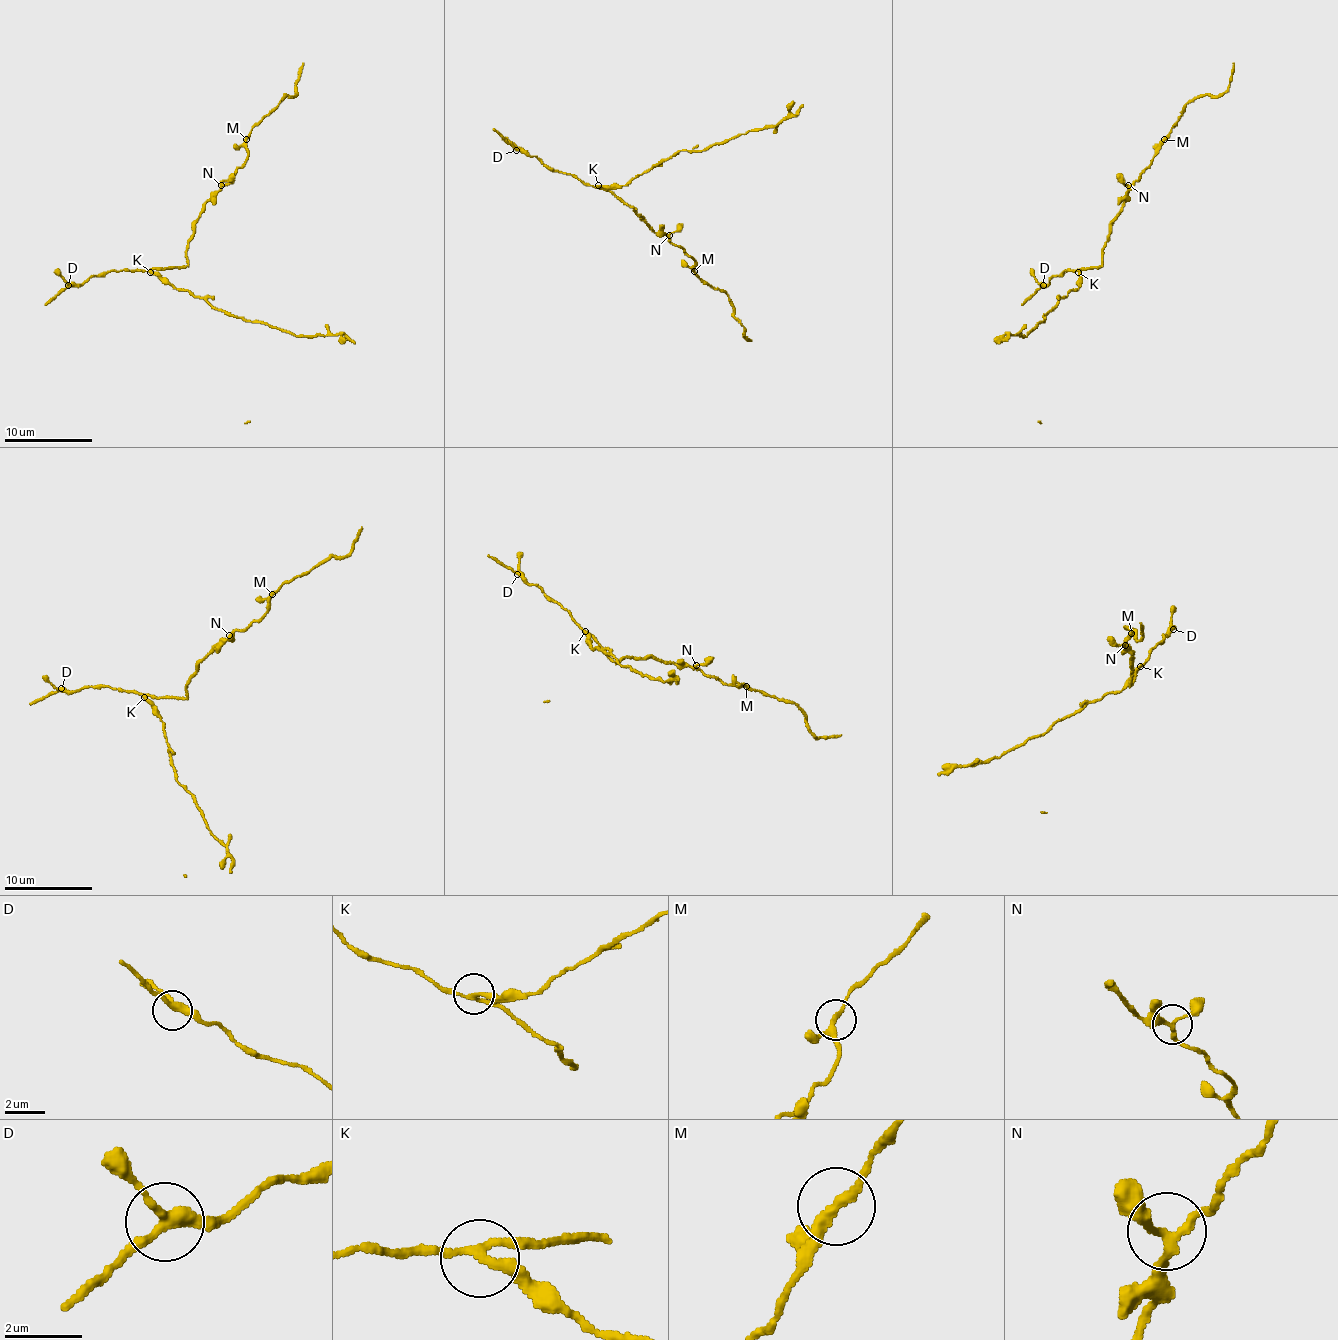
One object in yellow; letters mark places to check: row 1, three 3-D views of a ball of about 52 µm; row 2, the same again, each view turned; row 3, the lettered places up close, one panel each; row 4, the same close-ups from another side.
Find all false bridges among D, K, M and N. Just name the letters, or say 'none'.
K

